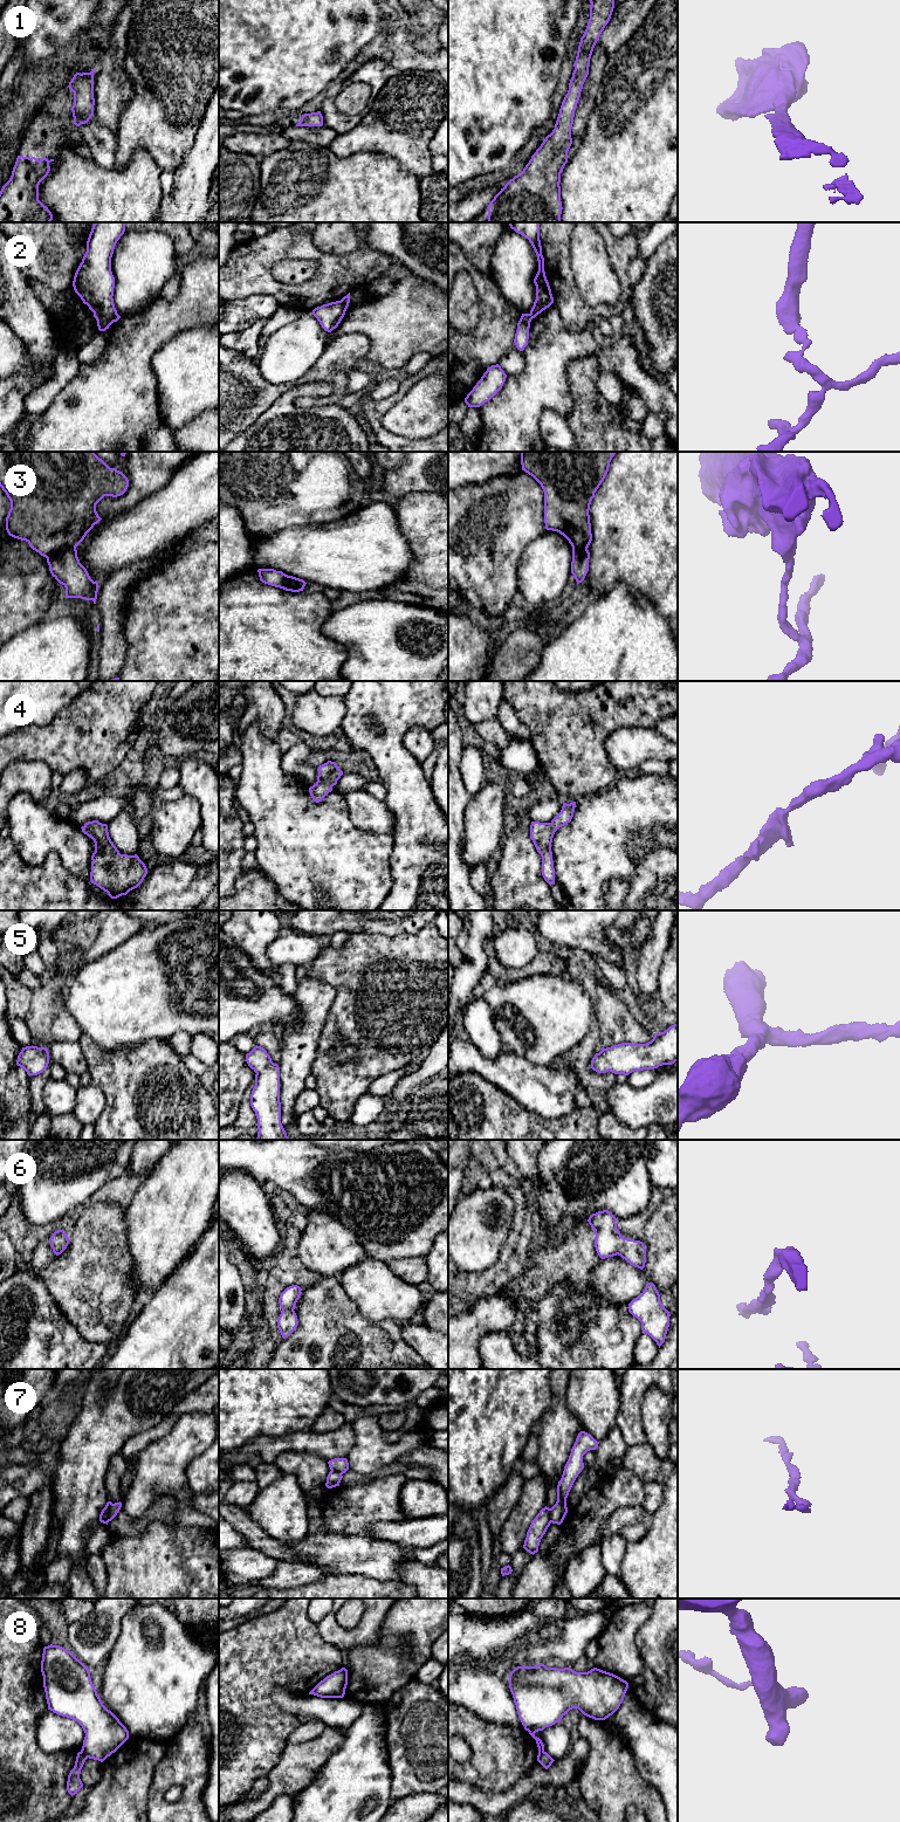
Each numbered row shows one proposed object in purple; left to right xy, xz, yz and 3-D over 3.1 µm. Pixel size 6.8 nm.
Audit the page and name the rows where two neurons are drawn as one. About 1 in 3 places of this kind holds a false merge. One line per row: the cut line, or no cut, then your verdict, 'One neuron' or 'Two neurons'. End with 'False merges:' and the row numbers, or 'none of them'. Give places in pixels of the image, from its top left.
1: No split. One neuron
2: Split along yz (529, 314), (531, 318). Two neurons
3: Split along xy (75, 547), (60, 548), (47, 558). Two neurons
4: No split. One neuron
5: No split. One neuron
6: No split. One neuron
7: Split along xy (112, 1504), (108, 1508), (109, 1519), (101, 1521). Two neurons
8: Split along xy (81, 1750), (87, 1758). Two neurons
False merges: 2, 3, 7, 8

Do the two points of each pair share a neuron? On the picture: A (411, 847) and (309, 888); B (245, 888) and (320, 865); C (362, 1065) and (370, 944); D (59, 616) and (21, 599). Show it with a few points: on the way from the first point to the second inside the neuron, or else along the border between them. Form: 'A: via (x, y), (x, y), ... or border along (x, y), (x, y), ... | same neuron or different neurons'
A: border along (393, 837), (393, 850), (390, 857), (391, 882) | different neurons
B: border along (259, 868), (274, 885), (280, 898) | different neurons
C: via (370, 1035), (370, 975) | same neuron
D: border along (55, 609), (47, 617), (29, 627) | different neurons

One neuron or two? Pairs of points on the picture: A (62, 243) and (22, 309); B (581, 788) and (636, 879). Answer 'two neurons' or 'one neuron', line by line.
A: two neurons
B: two neurons

